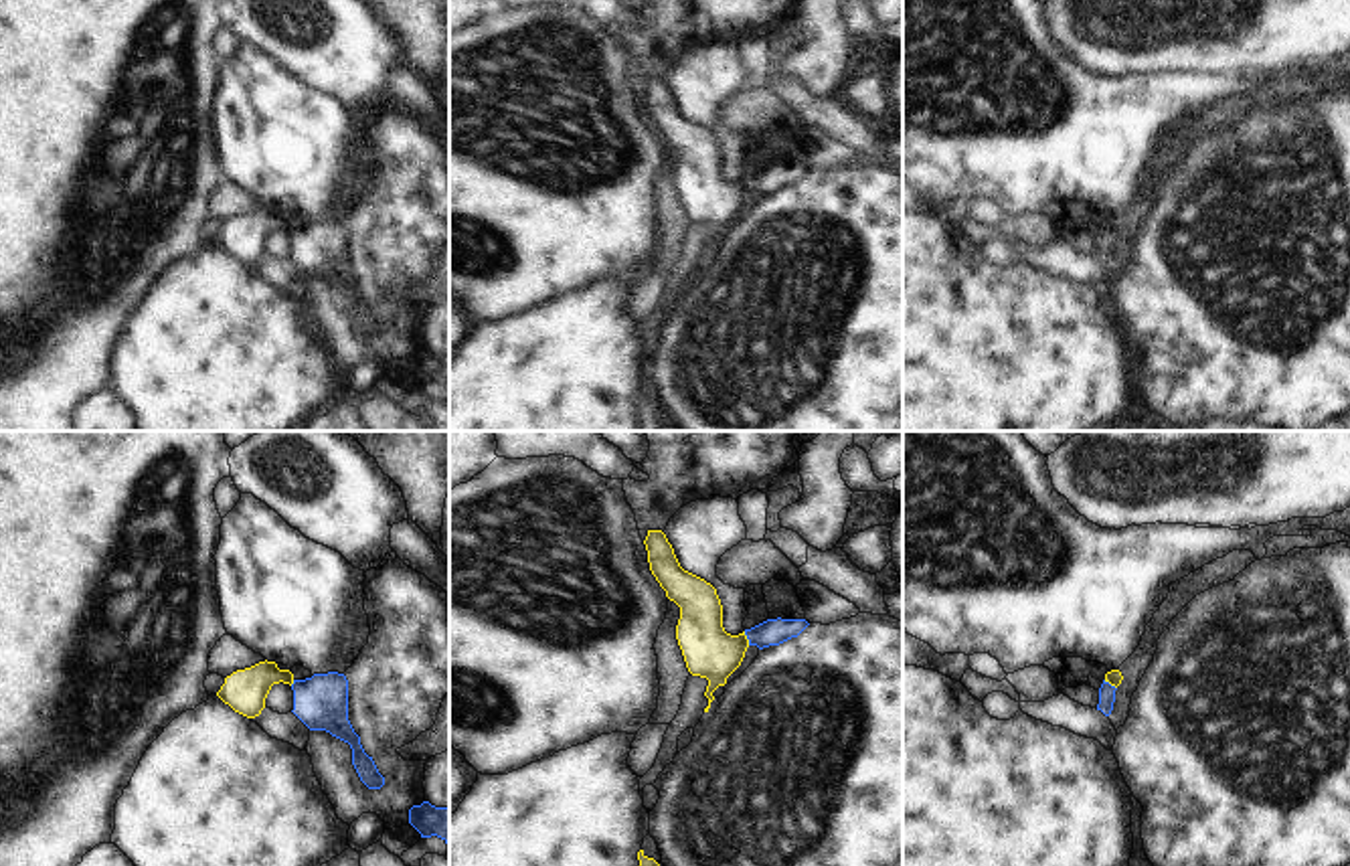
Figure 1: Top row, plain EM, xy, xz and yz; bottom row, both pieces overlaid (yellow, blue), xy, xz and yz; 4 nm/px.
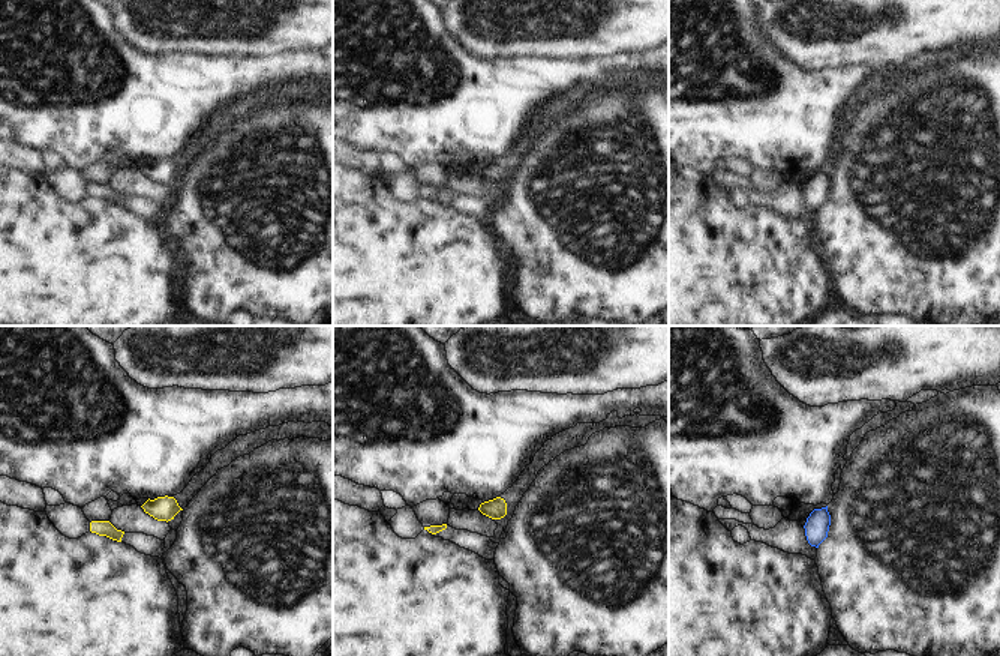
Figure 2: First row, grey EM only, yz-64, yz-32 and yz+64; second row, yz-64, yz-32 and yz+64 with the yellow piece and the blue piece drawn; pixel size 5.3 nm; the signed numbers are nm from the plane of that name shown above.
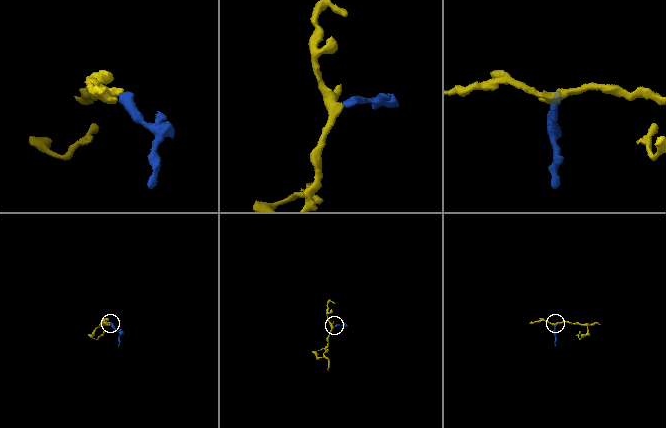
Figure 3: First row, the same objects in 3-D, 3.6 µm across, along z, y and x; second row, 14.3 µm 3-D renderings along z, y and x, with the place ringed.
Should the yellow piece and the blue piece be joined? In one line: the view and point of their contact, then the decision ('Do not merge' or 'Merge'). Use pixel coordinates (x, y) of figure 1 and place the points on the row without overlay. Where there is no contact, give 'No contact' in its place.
Touches yellow at xz (745, 185). Do not merge.

